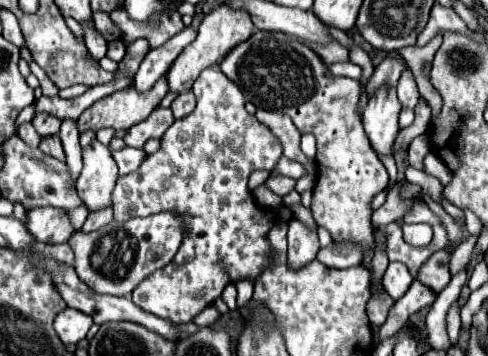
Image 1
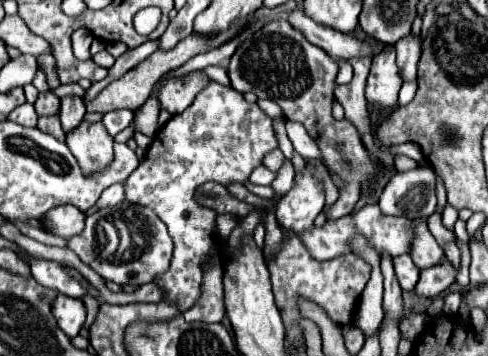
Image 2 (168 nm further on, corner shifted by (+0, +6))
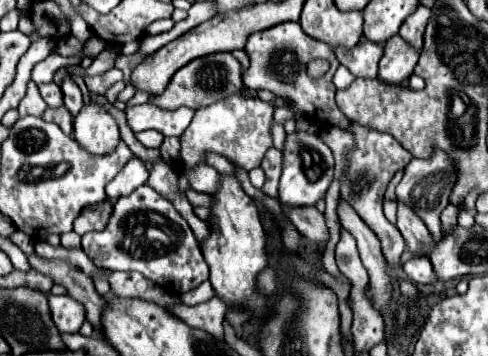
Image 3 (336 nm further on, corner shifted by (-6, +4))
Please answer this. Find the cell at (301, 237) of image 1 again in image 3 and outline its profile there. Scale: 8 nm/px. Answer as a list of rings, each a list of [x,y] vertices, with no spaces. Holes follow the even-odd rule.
[[[294,132],[286,136],[286,150],[284,150],[284,170],[280,178],[280,202],[290,208],[302,206],[316,206],[318,200],[324,198],[330,182],[334,178],[334,158],[330,148],[314,134],[308,132]]]

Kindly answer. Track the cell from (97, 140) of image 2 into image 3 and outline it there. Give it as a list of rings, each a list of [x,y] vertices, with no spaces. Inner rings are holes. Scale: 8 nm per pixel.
[[[92,102],[74,118],[74,138],[94,156],[112,154],[120,142],[116,120],[102,106]]]

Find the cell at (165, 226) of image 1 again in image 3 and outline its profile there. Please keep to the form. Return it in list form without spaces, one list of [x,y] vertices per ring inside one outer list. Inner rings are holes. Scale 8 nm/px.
[[[148,184],[136,188],[134,194],[120,198],[114,204],[108,226],[102,232],[84,234],[82,248],[98,268],[140,272],[174,294],[184,294],[196,288],[202,280],[208,280],[208,266],[190,226],[176,212],[172,202]]]

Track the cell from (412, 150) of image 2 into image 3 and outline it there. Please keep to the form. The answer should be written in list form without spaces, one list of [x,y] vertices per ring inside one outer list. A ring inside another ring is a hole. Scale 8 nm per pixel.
[[[350,122],[348,130],[354,134],[354,150],[348,156],[348,170],[342,176],[342,188],[340,194],[346,202],[350,202],[350,206],[358,212],[358,216],[368,224],[368,228],[378,236],[378,240],[382,242],[382,254],[386,258],[386,262],[392,268],[400,268],[400,256],[406,248],[402,234],[398,232],[398,228],[394,224],[390,224],[386,220],[386,216],[382,214],[382,200],[384,200],[384,192],[388,182],[392,180],[392,176],[400,170],[406,168],[408,162],[414,158],[408,150],[404,150],[390,134],[382,134],[382,132],[374,132],[370,128],[364,128],[356,122]]]

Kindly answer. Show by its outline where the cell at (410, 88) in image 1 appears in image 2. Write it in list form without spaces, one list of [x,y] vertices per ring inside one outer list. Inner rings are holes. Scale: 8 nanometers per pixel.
[[[404,36],[402,40],[398,40],[398,44],[394,44],[396,48],[396,62],[400,68],[400,74],[404,80],[414,80],[416,78],[416,64],[420,60],[420,36]]]

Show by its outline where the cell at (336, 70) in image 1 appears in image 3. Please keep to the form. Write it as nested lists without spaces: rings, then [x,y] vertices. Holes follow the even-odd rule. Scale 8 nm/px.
[[[340,66],[334,74],[334,86],[336,88],[348,88],[354,82],[354,74],[350,74],[350,70],[346,66]]]

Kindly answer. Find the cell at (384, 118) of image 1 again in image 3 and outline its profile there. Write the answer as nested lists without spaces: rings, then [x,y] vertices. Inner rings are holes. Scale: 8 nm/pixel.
[[[400,36],[388,40],[384,44],[384,56],[378,66],[378,78],[384,84],[406,84],[414,72],[418,56],[420,52],[412,50],[412,46],[408,46]]]

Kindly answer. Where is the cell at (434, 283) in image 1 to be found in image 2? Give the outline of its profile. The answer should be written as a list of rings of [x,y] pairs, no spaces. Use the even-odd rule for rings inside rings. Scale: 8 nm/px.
[[[416,218],[414,224],[414,244],[410,246],[410,256],[418,268],[430,268],[444,258],[444,250],[438,246],[436,238],[430,234],[426,220]]]

